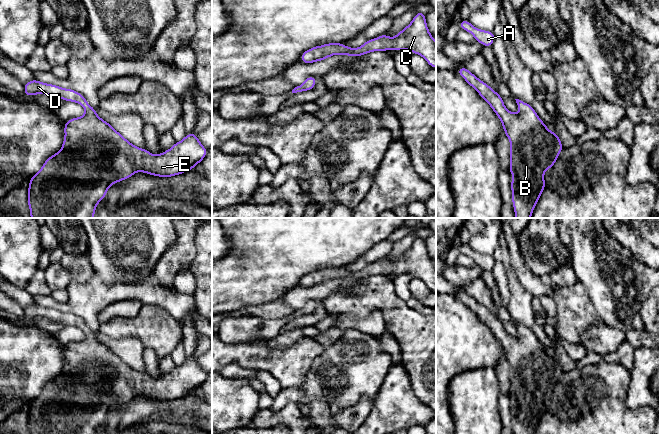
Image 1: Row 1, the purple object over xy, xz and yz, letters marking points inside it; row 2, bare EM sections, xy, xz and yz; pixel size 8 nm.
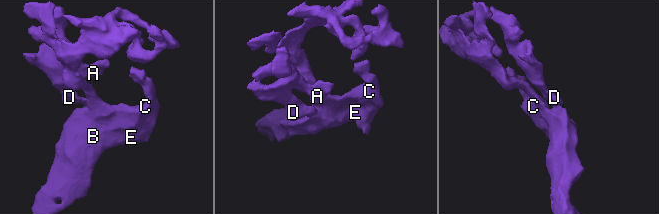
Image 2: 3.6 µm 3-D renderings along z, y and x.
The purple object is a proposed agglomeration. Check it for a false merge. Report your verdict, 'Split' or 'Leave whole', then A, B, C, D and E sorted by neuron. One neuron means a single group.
Leave whole. Groups: A B C D E

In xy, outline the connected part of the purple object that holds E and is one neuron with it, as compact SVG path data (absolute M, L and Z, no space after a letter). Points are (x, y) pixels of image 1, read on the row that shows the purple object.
M35 79L24 84L25 96L39 93L76 102L85 108L85 114L65 122L61 150L47 158L40 171L29 179L27 202L31 218L93 218L97 204L105 198L108 188L114 183L129 179L138 171L157 177L180 175L193 170L207 155L208 149L200 143L196 133L186 134L169 150L153 155L147 149L130 143L101 119L79 92Z

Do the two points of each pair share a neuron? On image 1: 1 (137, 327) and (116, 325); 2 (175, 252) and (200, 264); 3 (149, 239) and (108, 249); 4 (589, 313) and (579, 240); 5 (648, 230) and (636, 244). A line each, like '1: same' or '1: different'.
1: same
2: different
3: same
4: different
5: different

